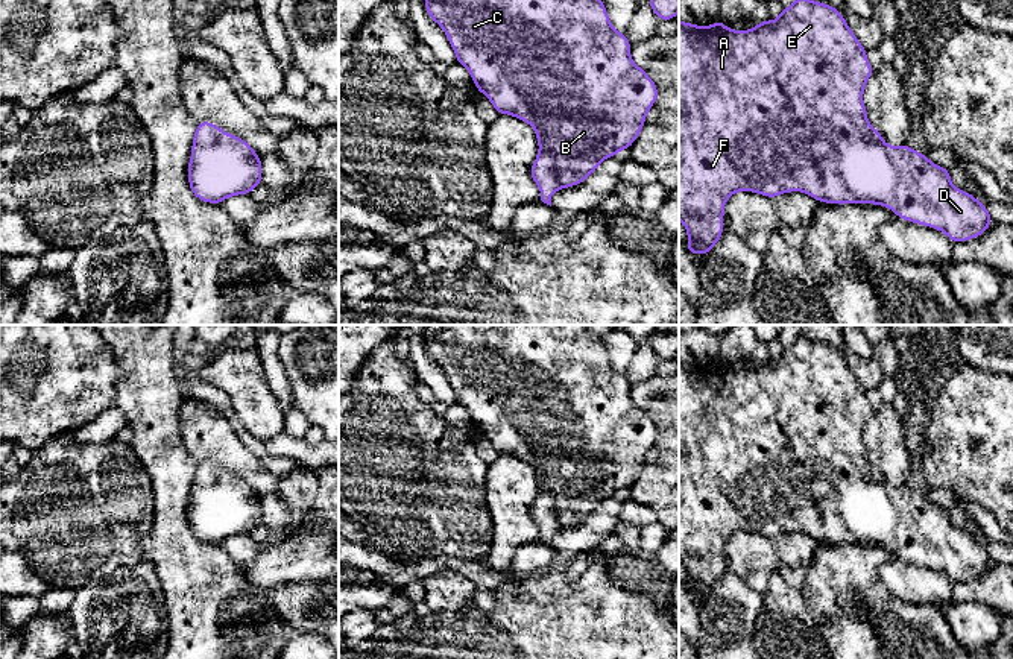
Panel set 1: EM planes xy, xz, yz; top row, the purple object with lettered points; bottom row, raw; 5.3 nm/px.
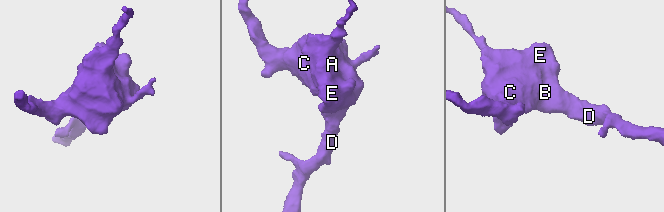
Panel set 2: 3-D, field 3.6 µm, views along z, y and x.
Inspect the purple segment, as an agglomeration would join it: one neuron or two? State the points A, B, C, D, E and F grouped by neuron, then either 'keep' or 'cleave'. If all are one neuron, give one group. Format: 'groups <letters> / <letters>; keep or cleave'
groups A B C D E F; keep

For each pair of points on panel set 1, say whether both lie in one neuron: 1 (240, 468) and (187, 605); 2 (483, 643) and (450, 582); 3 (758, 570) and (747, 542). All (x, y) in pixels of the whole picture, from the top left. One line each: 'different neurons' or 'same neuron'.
1: different neurons
2: different neurons
3: same neuron

